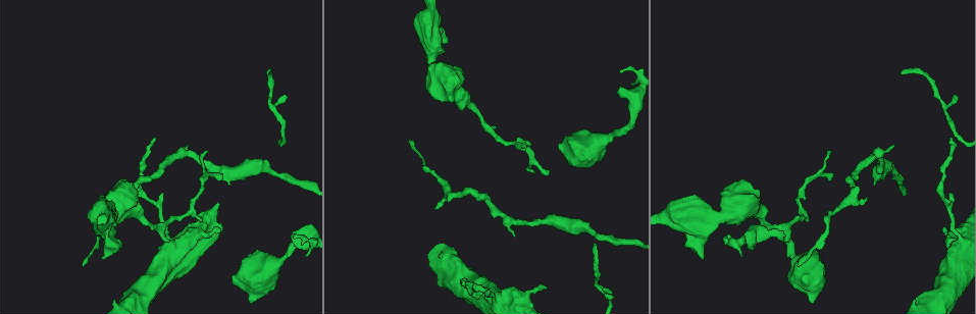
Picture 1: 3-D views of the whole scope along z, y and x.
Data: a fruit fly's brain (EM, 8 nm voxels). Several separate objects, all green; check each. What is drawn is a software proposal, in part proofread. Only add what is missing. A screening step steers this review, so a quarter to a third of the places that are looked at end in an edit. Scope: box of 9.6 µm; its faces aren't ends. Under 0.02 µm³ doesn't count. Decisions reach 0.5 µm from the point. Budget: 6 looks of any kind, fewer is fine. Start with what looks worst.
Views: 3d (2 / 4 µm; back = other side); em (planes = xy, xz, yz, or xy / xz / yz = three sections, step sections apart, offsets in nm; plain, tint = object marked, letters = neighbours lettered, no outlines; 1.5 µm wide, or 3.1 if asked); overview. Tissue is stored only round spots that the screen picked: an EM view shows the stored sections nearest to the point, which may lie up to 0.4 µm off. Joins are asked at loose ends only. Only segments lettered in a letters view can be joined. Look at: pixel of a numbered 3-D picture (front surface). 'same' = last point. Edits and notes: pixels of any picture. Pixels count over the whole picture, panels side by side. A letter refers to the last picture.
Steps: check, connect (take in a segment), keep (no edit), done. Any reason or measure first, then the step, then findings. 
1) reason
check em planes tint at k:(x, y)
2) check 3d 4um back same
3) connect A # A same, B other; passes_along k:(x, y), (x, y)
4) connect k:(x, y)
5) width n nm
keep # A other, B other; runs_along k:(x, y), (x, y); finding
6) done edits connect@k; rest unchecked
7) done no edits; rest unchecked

free end
check em yz step 4 letters at 1:(436, 208)

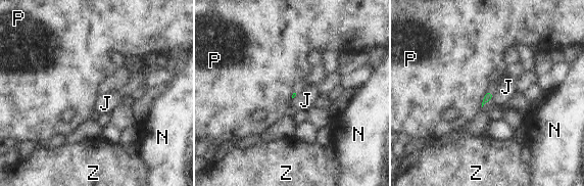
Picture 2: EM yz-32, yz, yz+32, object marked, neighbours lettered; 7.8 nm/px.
another direction
check em planes letters same

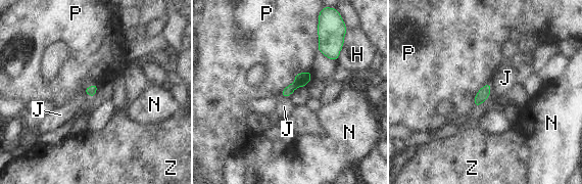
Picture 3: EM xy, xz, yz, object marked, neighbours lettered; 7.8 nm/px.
keep # H other, J other, N other, P other, Z other; border 3:(284, 96), (287, 97); no lettered segment goes on from it

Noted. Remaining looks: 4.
branch stops here
check em yz step 8 letters at 1:(798, 266)

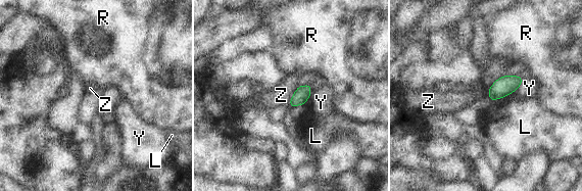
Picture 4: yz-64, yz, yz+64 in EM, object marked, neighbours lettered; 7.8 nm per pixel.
check em xz step 8 letters same

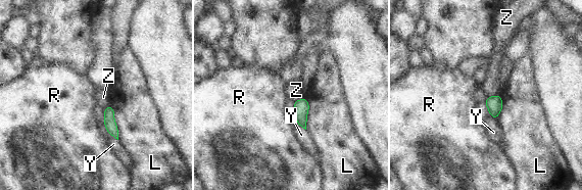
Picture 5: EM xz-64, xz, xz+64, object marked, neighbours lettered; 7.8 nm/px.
keep # L other, R other, Y other, Z other; none of them fits

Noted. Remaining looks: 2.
free end
check em planes letters at 1:(611, 297)

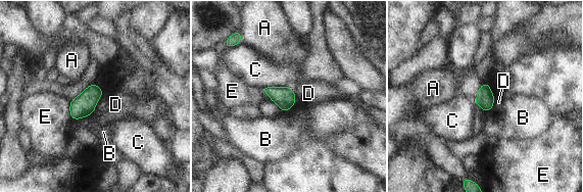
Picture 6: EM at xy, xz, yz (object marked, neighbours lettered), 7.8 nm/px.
keep # A other, B other, C other, D other, E other; border 6:(293, 89), (295, 102), (281, 111); none of them fits

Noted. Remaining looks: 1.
done no edits; rest unchecked

